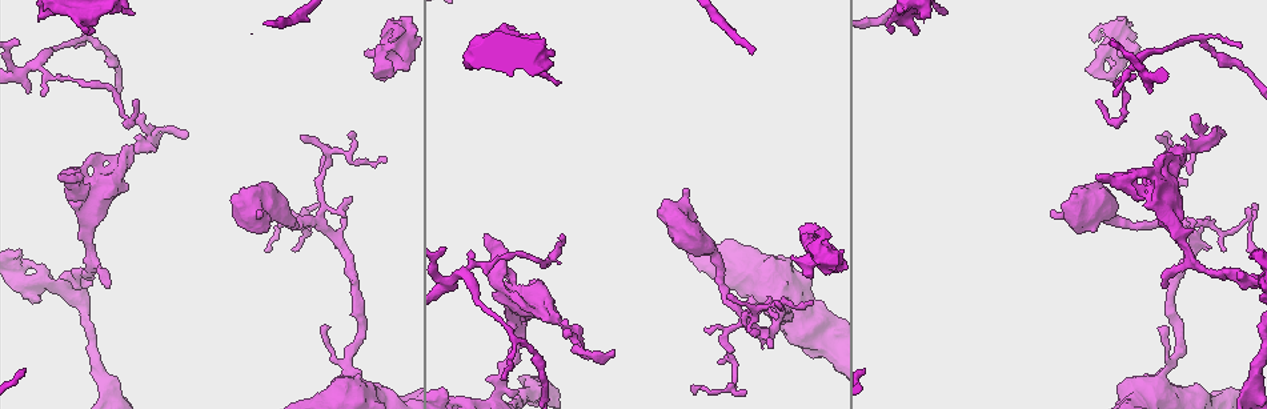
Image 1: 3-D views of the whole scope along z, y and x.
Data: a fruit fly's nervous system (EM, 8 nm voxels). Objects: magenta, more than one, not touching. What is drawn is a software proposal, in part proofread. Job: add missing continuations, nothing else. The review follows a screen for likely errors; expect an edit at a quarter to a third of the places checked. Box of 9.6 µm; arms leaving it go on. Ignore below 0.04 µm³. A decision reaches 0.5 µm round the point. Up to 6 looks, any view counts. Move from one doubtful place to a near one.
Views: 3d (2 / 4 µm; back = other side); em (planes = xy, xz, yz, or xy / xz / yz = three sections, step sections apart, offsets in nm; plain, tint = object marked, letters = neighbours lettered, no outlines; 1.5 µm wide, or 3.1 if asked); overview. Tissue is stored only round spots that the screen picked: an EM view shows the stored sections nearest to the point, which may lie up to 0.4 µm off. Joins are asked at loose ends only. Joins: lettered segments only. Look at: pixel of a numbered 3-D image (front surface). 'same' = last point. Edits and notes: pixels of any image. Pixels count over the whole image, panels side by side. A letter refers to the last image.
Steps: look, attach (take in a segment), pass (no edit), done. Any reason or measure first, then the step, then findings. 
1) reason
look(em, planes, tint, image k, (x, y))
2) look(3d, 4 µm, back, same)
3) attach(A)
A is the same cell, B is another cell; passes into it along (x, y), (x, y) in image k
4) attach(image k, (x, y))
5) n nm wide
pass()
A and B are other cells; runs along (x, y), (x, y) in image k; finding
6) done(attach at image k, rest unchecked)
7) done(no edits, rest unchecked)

free end
look(3d, 4 µm, image 1, (292, 248))

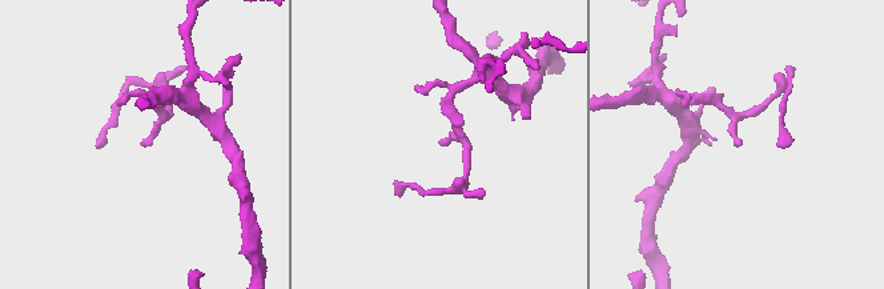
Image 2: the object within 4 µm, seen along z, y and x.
now the EM
look(em, planes, plain, image 2, (739, 145))

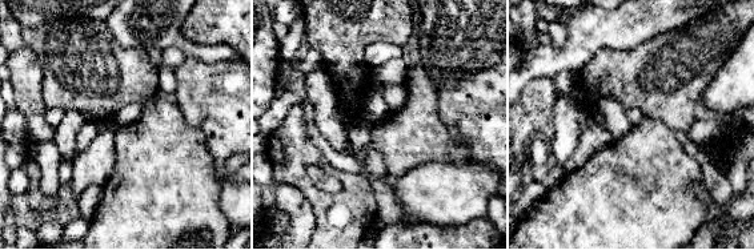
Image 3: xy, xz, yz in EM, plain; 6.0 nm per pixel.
what lies round it
look(em, planes, letters, same)

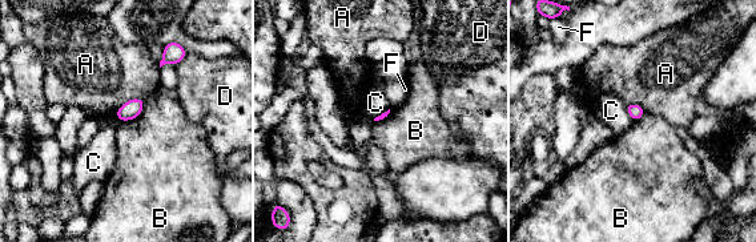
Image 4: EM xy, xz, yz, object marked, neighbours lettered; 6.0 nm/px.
A touches over 220 nm
pass()
A, B, C, D and F are other cells; border along (145, 100), (137, 116), (121, 121) in image 4; none of them fits

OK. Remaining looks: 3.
tapers out
look(3d, 4 µm, image 1, (185, 137))

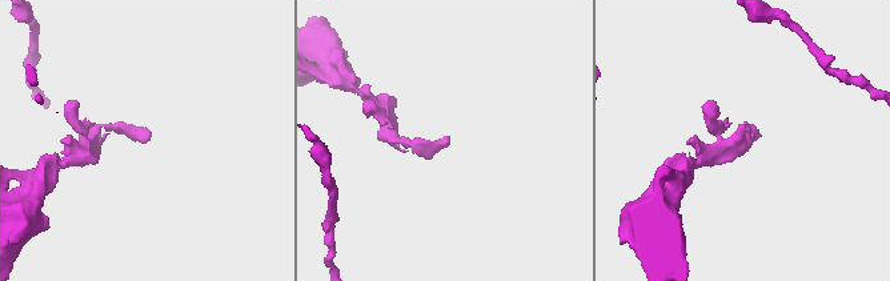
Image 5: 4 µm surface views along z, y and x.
now the EM
look(em, yz, step 4, tint, image 5, (149, 133))

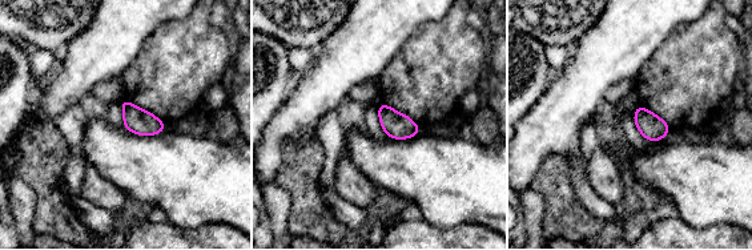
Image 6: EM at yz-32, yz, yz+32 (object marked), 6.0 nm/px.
look(em, planes, letters, same)

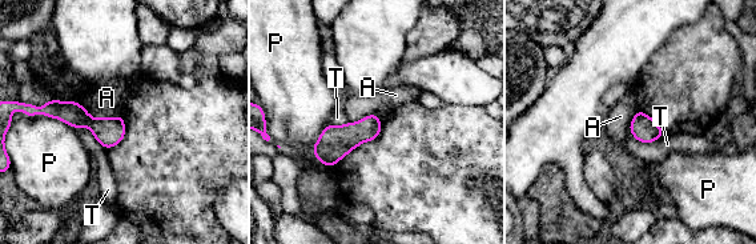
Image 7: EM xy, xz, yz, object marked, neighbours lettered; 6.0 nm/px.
140 nm wide
pass()
A, P and T are other cells; border along (79, 103), (93, 118), (119, 115) in image 7; none of them fits

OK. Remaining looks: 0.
done(no edits, rest unchecked)

